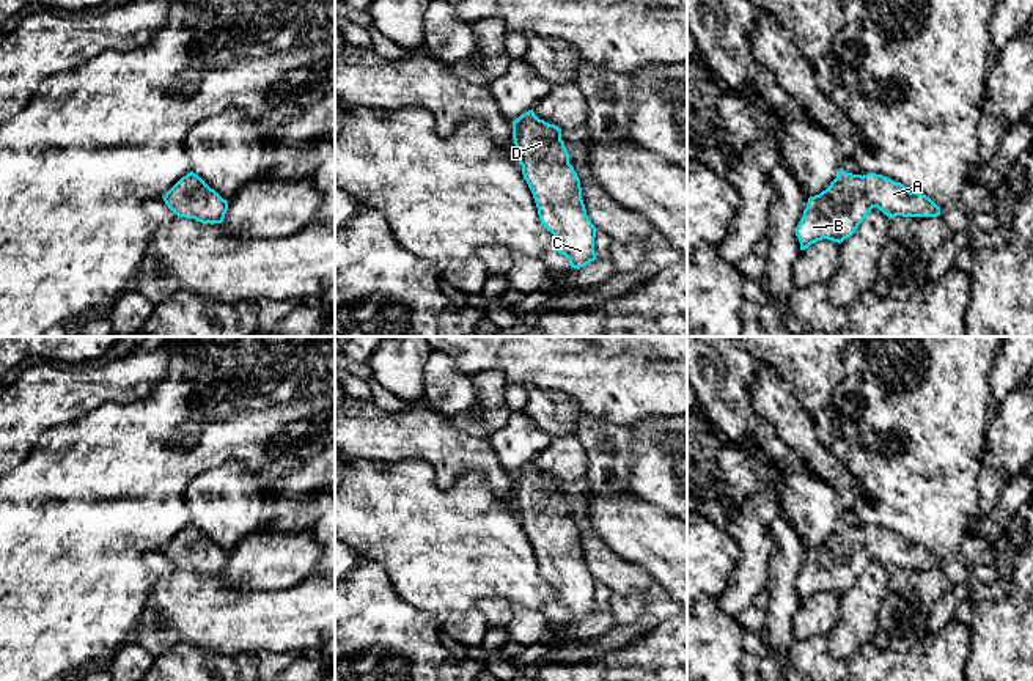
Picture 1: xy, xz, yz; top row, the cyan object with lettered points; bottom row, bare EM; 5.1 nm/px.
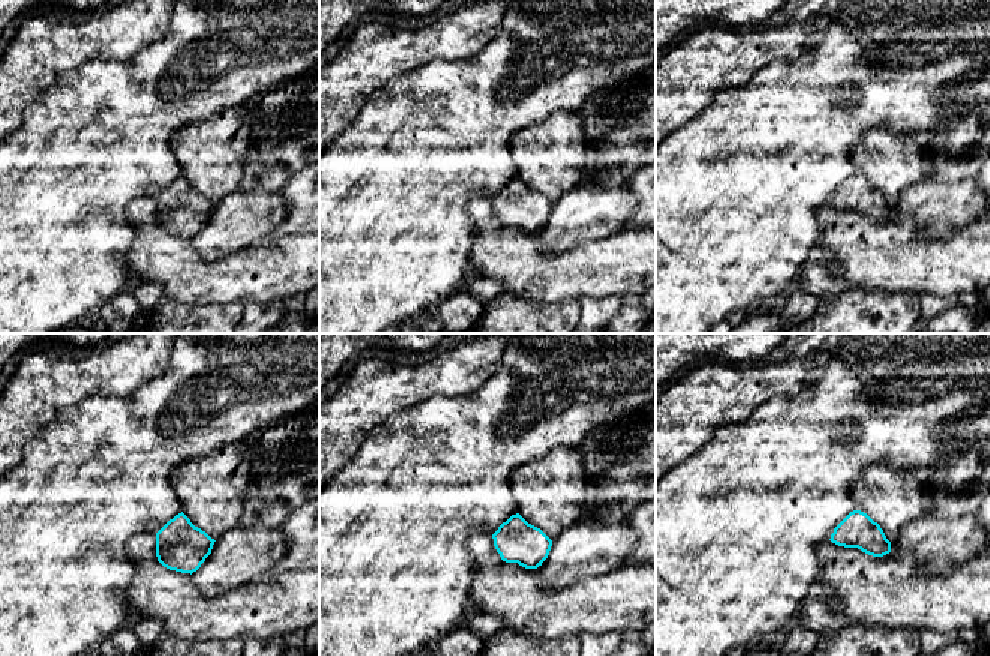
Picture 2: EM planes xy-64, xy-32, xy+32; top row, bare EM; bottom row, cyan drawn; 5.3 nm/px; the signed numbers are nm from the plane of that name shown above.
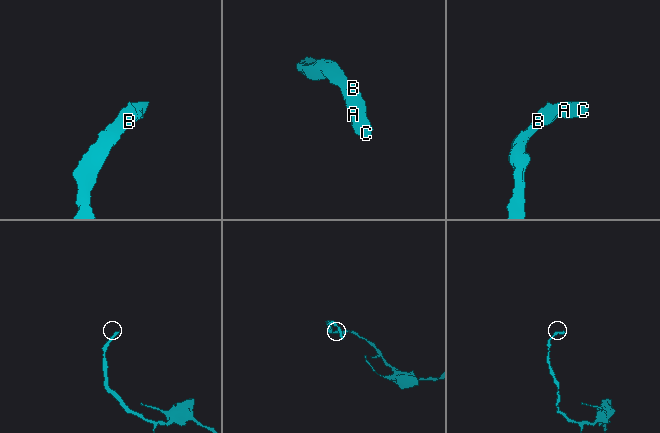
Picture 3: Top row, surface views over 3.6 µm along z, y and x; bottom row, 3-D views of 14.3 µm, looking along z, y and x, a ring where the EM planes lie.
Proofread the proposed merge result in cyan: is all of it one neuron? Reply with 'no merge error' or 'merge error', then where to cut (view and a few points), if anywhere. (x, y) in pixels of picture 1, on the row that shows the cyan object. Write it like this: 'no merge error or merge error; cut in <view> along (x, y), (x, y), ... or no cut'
no merge error; no cut

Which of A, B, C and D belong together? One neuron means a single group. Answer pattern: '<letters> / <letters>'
A B C D

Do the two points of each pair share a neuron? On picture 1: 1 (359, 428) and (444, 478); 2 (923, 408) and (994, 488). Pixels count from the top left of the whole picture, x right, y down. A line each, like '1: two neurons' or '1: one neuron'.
1: one neuron
2: two neurons

